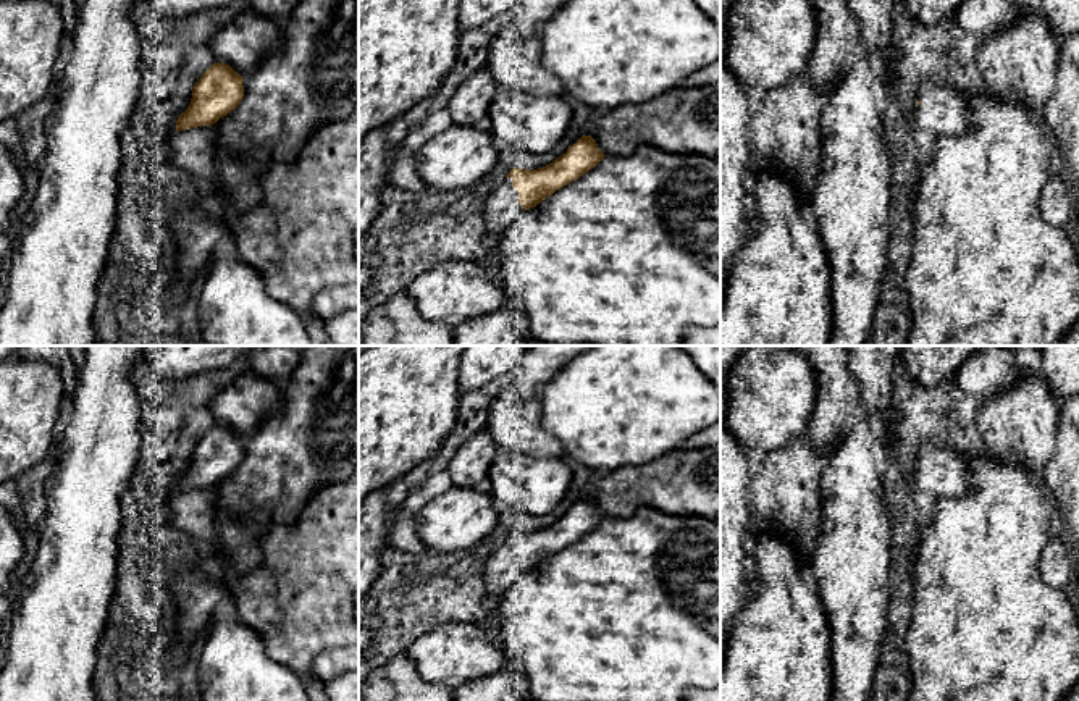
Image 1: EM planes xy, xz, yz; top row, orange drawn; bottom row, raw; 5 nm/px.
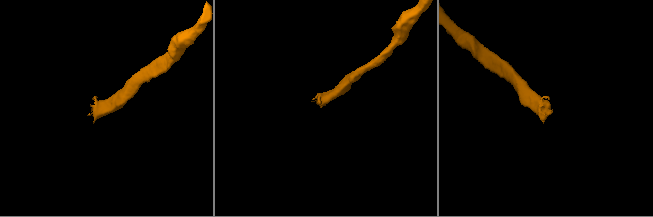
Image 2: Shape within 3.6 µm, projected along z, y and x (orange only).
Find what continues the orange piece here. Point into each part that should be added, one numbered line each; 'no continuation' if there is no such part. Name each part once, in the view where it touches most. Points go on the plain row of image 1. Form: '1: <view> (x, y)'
1: xz (501, 570)

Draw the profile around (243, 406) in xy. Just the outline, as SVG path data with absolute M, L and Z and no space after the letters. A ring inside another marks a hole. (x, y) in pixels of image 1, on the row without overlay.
M250 370L220 389L212 397L210 410L216 425L229 426L237 436L249 439L281 405L281 384Z

